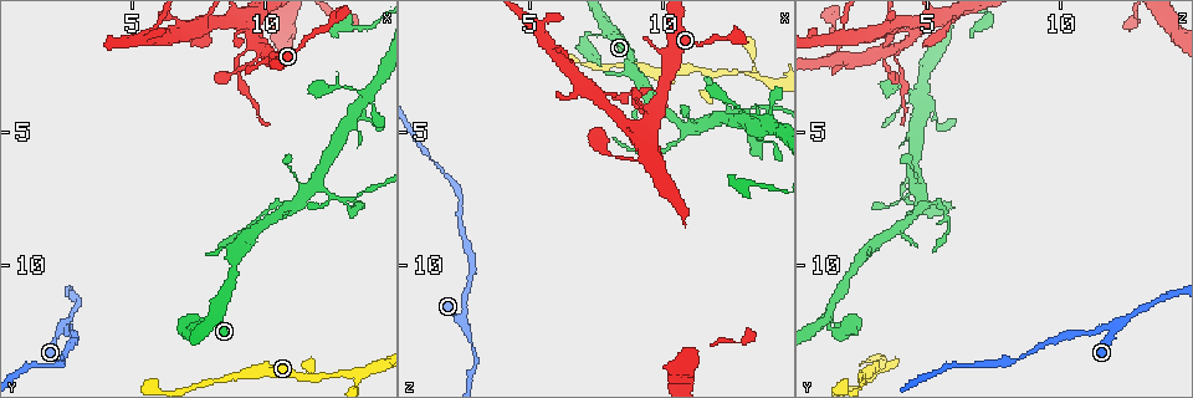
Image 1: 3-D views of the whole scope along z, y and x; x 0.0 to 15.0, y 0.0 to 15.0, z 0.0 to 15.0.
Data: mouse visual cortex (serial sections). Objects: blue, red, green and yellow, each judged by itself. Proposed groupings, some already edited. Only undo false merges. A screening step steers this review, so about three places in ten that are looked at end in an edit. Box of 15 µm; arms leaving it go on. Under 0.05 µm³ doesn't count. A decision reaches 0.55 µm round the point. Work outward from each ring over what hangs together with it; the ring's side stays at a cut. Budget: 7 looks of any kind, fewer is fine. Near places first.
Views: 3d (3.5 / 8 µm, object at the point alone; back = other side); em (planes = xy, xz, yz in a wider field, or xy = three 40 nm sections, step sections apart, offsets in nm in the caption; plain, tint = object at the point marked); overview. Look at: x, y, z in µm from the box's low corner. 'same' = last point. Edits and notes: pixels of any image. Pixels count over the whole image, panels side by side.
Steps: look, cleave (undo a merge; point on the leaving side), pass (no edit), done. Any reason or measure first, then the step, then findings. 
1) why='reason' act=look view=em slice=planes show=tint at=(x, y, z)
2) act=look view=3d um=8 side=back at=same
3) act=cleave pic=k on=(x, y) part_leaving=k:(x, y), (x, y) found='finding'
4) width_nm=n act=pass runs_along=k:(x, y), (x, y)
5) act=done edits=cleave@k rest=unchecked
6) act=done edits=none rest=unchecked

why='branch point' act=look view=3d um=3.5 at=(2.4, 12.3, 11.9)

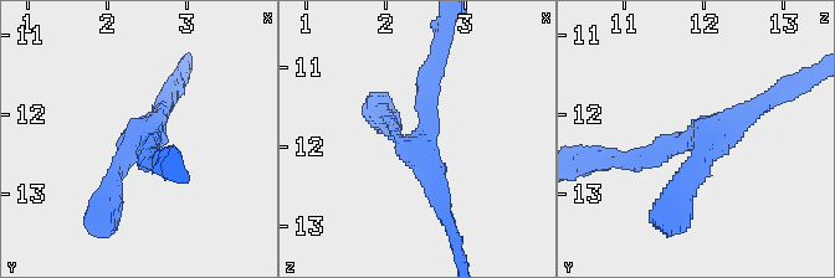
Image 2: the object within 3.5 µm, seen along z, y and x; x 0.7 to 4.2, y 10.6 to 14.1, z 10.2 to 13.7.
act=look view=em slice=xy step=5 show=tint at=(2.30, 12.35, 12.05)

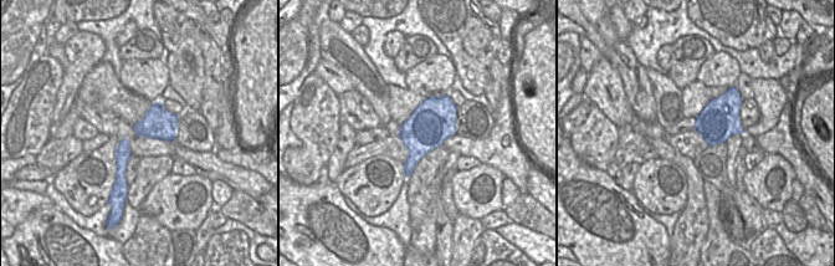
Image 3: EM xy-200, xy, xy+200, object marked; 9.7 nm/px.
act=pass found='continuous, no second cell'

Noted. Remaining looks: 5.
why='calibre changes' act=look view=3d um=8 at=(10.9, 7.8, 4.9)

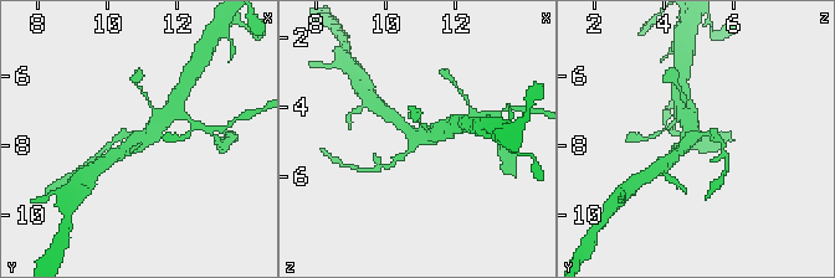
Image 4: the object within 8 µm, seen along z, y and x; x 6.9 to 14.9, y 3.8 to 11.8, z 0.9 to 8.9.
act=look view=3d um=3.5 at=(10.9, 7.8, 4.8)

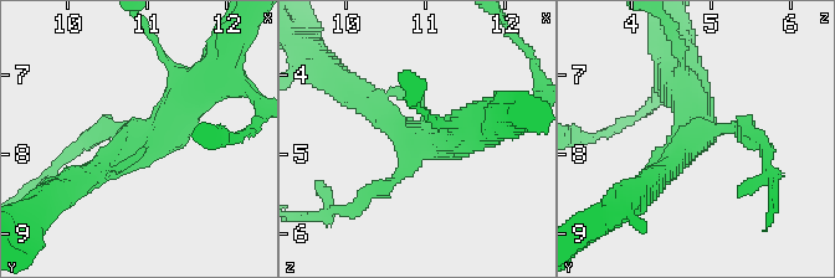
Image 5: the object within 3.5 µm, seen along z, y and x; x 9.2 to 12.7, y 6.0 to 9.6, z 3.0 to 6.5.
arms=3 arm_widths_nm=150,300,500 why='shape alone is not enough' act=look view=em slice=xy step=3 show=tint at=(10.95, 7.85, 4.80)

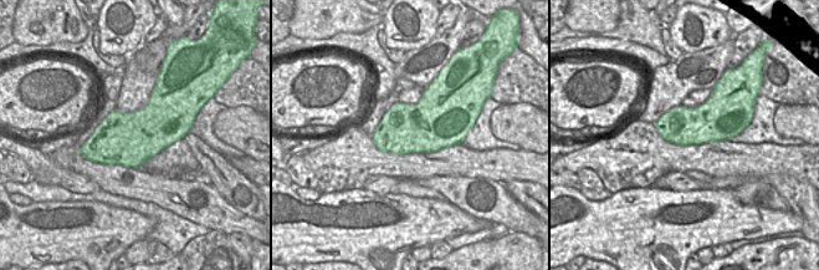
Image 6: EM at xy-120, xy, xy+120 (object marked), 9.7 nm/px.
act=cleave pic=5 on=(362, 195) part_leaving=5:(395, 175), (349, 210), (312, 216) found='a second cell is stuck on'

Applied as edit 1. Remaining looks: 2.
act=look view=overview

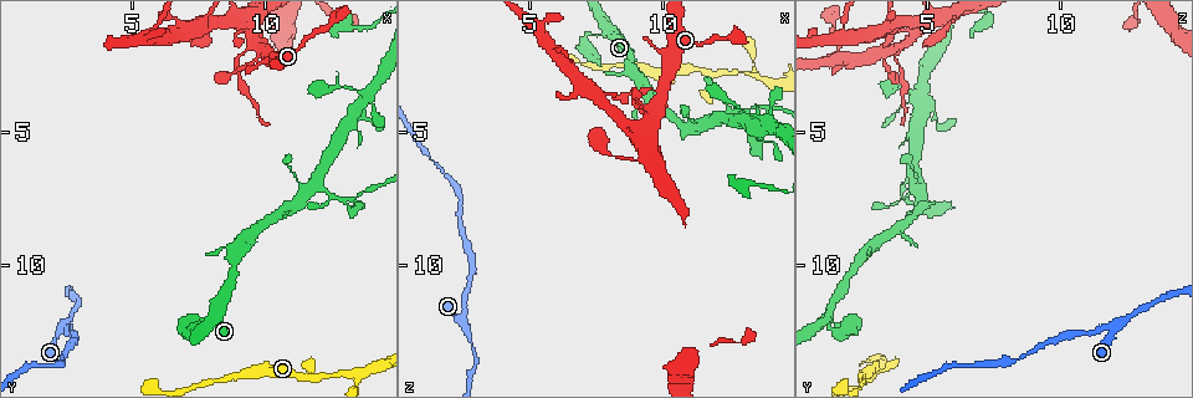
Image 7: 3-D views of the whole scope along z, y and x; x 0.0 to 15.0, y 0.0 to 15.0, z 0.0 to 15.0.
why='arms part here' act=look view=3d um=3.5 at=(13.3, 14.1, 2.8)

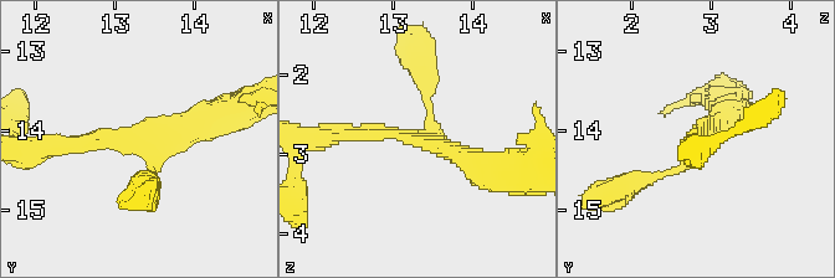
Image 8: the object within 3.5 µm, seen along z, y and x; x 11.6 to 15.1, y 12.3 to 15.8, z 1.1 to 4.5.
act=pass runs_along=8:(334, 137), (408, 137), (487, 169) found='continuous, no second cell'

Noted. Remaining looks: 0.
act=done edits=cleave@5 rest=unchecked

